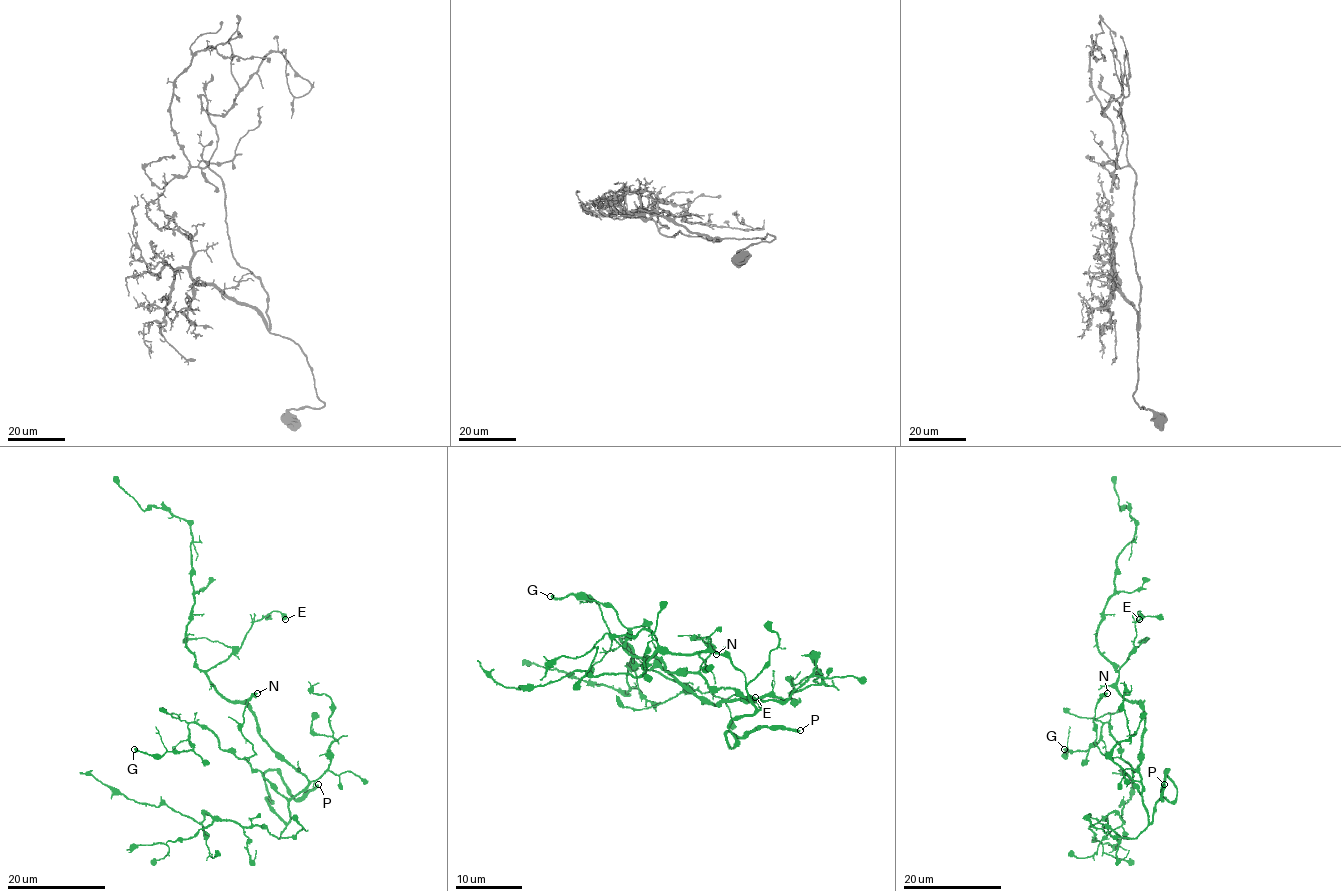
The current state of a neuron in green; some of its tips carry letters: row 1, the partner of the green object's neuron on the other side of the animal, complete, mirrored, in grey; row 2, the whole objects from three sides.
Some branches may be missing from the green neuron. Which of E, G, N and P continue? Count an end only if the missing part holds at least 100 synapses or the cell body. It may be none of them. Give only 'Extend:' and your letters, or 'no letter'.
Extend: P

